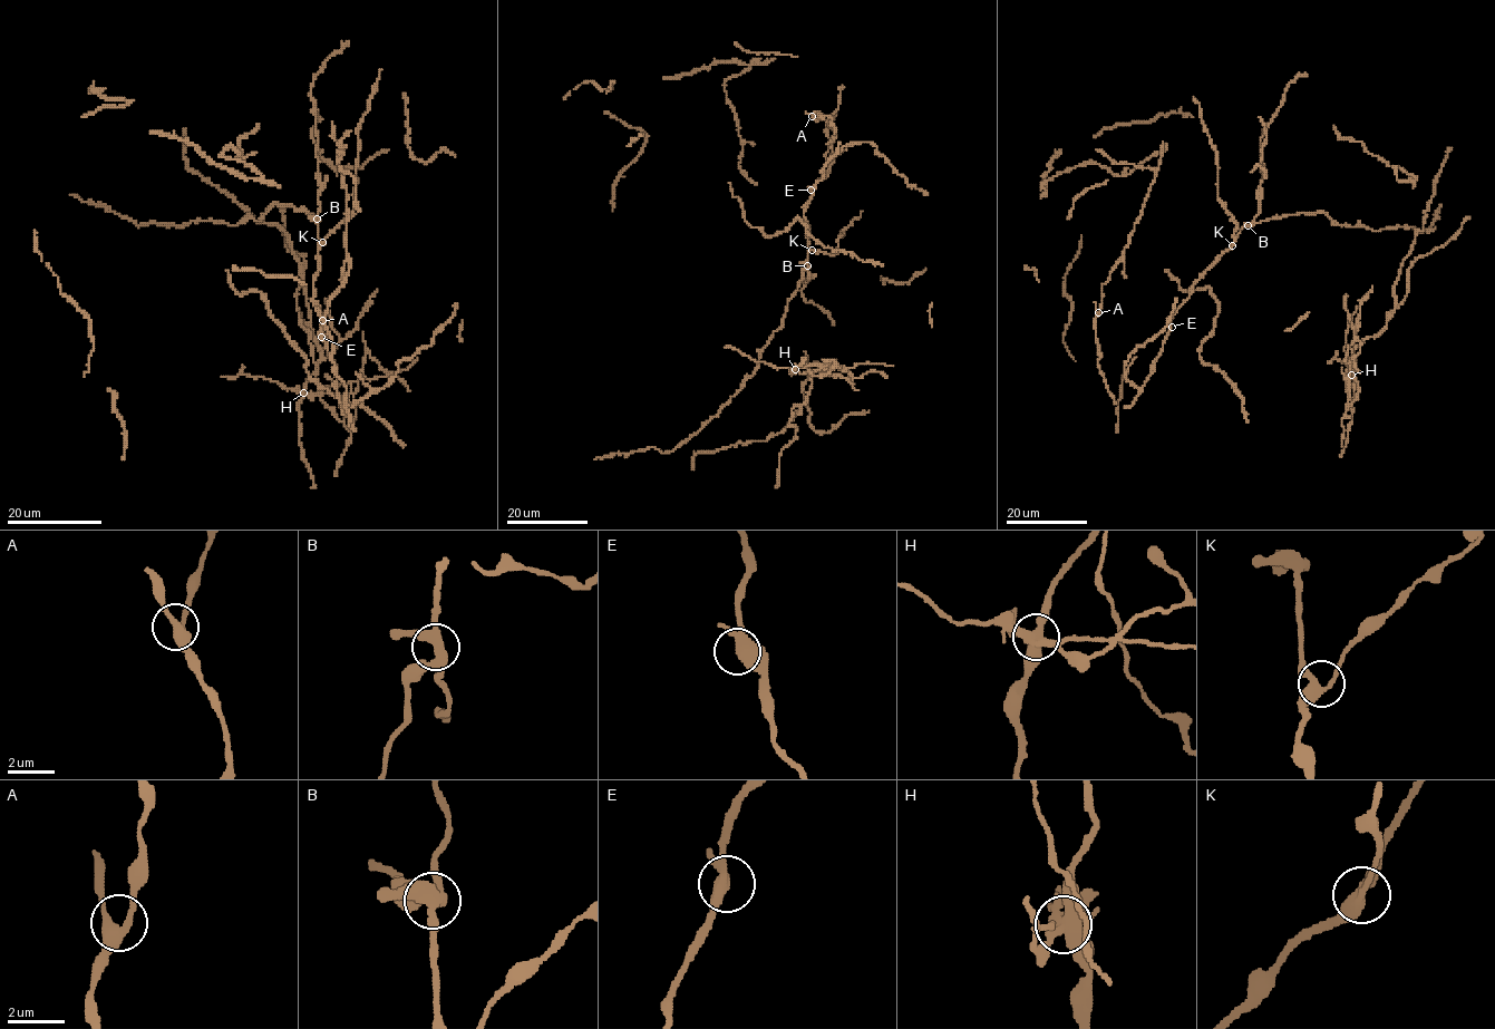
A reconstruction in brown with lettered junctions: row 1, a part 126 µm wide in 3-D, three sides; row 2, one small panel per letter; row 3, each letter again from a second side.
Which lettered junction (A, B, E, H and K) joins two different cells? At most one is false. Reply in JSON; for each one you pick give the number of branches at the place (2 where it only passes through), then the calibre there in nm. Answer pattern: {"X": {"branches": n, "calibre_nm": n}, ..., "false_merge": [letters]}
{"H": {"branches": 4, "calibre_nm": 440}, "false_merge": ["H"]}

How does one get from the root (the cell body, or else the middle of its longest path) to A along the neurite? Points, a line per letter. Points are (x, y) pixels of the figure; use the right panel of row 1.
A: (1100, 370), (1094, 322), (1098, 312)

